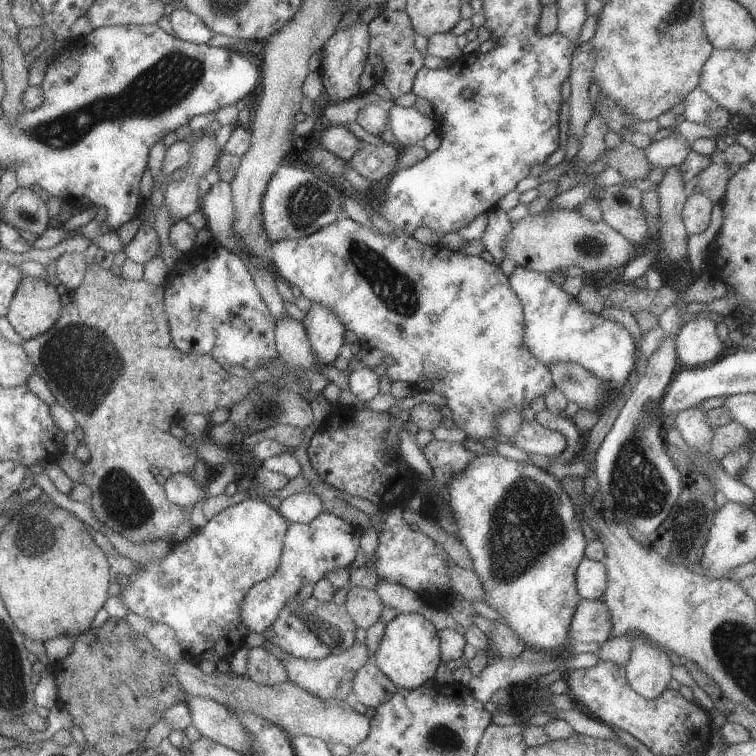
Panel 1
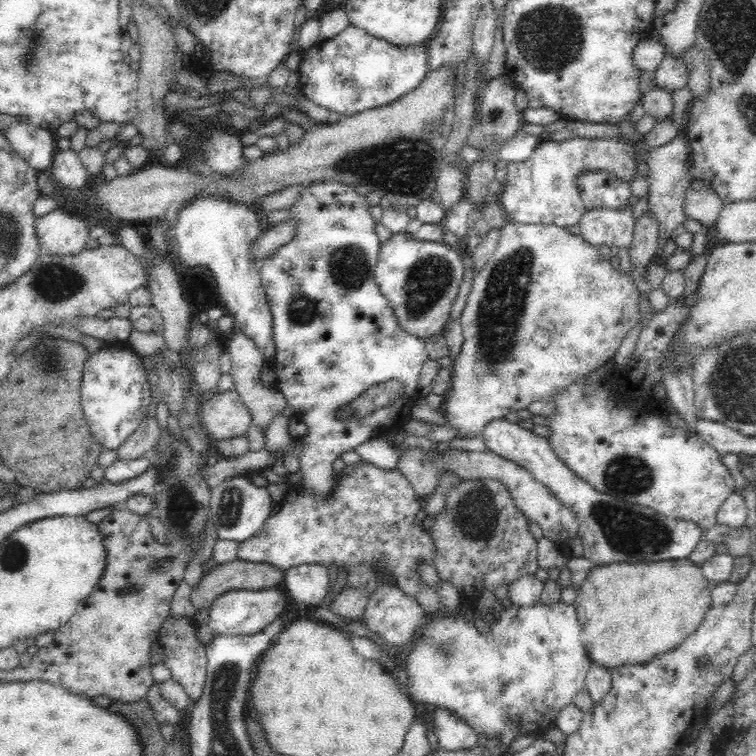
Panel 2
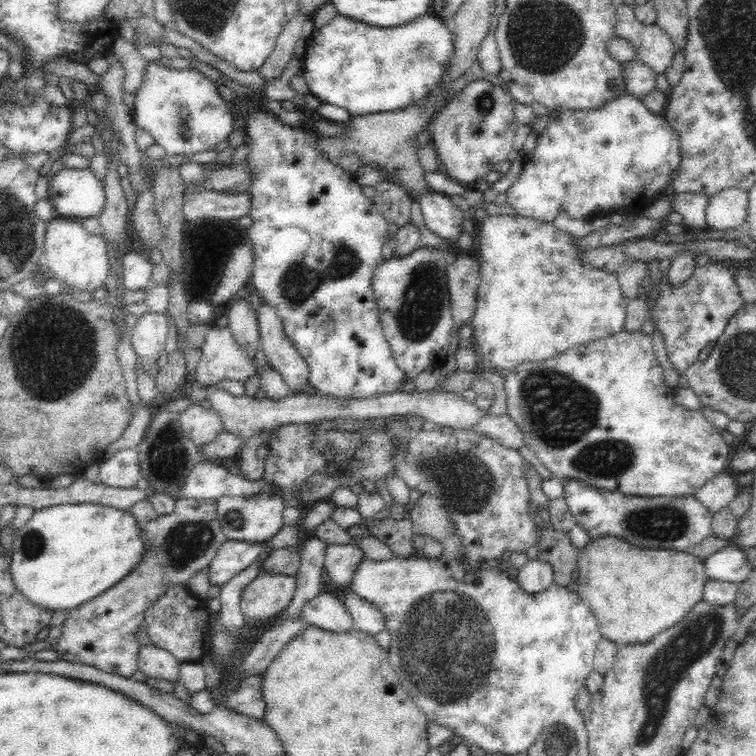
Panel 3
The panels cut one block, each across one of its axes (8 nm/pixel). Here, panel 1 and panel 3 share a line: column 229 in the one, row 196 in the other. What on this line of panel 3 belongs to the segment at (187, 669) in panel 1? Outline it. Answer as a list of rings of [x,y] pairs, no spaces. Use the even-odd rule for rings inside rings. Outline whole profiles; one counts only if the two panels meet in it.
[[[674,192],[670,196],[671,210],[678,212],[683,216],[684,224],[690,228],[705,228],[706,208],[708,208],[709,196],[707,194],[697,192]]]

